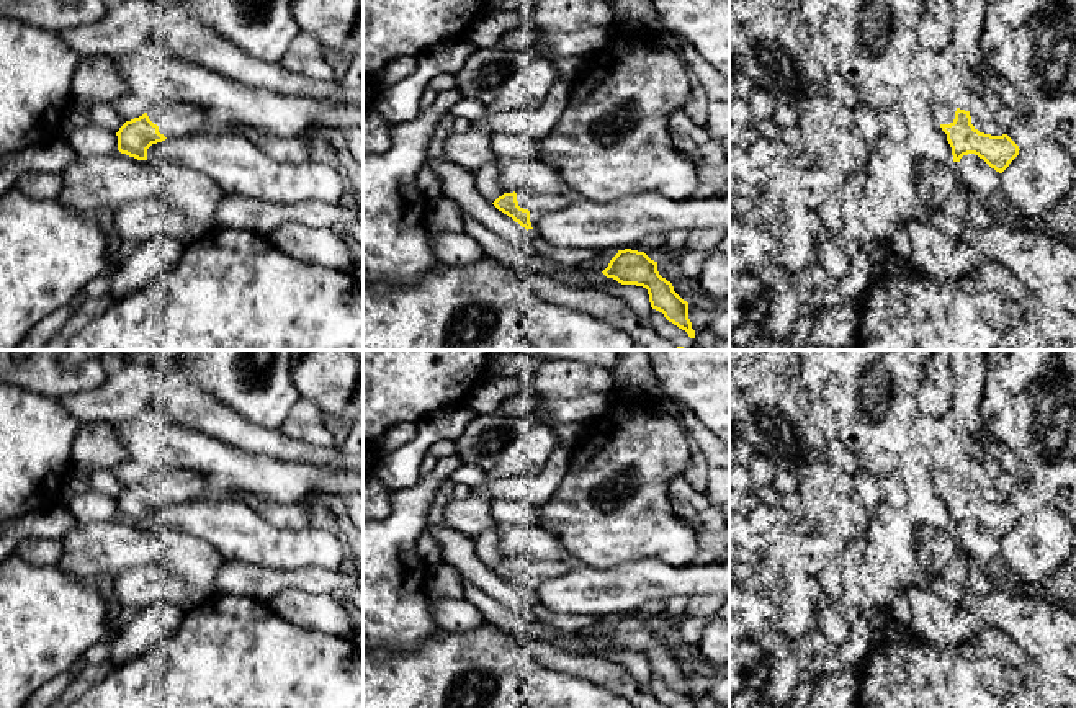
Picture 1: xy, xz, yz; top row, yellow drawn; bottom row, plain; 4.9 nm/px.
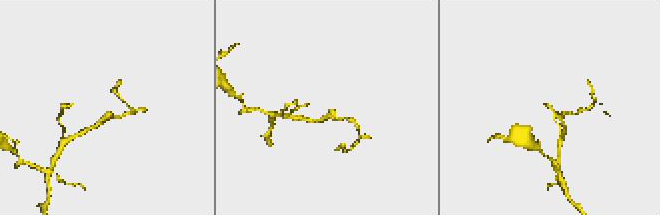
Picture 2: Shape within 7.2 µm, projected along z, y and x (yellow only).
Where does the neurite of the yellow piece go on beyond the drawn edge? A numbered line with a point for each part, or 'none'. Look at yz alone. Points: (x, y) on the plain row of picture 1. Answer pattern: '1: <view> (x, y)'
1: yz (942, 479)

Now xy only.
1: xy (177, 484)

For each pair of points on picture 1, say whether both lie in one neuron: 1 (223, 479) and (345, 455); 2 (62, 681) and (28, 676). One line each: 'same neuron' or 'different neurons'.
1: different neurons
2: different neurons

